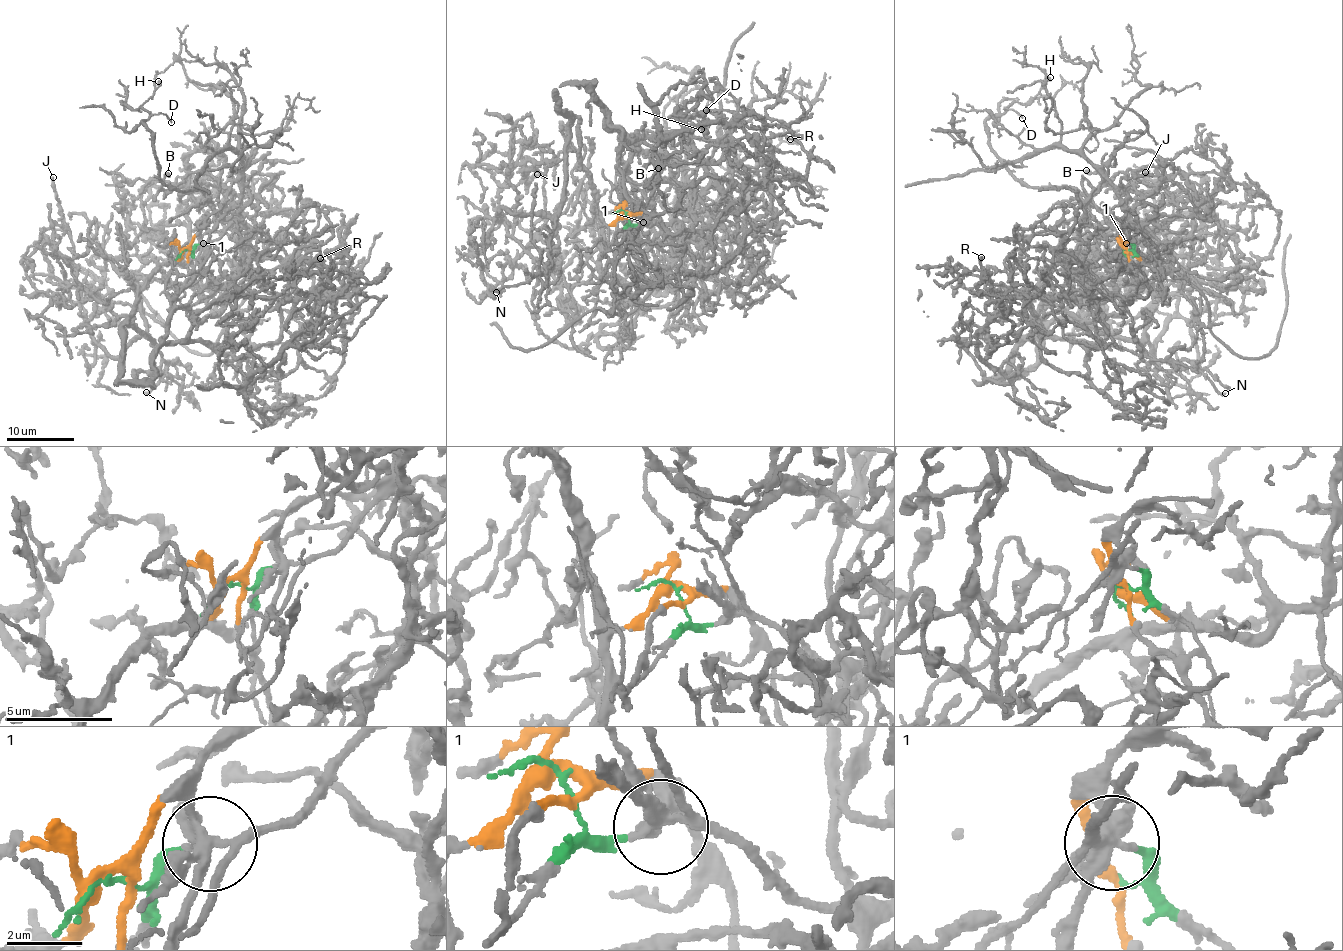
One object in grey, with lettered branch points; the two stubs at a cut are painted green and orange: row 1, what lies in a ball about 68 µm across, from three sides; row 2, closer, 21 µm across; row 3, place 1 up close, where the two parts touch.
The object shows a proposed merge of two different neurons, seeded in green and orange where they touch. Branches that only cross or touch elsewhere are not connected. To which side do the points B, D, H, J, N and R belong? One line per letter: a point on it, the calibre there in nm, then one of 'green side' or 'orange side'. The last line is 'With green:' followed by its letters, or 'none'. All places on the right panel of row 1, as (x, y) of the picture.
B: at (1086, 170); 320 nm thick; orange side
D: at (1022, 118); 140 nm thick; green side
H: at (1050, 77); 360 nm thick; green side
J: at (1145, 172); 180 nm thick; orange side
N: at (1225, 393); 240 nm thick; orange side
R: at (981, 257); 280 nm thick; orange side
With green: D, H

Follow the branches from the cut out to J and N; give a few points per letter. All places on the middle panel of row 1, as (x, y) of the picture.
J: (623, 212), (602, 221), (578, 157), (579, 119), (561, 159), (527, 161), (522, 181), (537, 175)
N: (623, 212), (602, 221), (578, 157), (574, 117), (551, 268), (496, 292)

